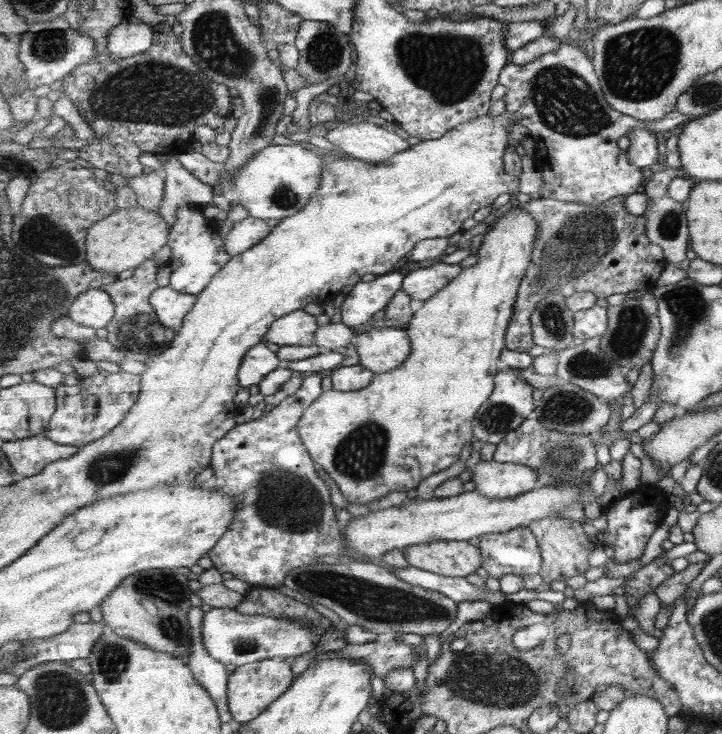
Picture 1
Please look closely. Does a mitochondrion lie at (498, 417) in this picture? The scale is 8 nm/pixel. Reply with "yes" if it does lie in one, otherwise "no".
yes

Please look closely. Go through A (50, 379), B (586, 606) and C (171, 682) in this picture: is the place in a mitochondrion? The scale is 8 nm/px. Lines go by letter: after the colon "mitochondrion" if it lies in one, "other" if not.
A: other
B: other
C: other

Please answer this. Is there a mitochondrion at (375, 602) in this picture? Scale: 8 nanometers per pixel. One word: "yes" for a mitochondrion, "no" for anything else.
yes

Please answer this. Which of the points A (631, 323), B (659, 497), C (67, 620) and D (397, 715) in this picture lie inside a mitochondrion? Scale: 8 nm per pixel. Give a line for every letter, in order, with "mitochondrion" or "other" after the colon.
A: mitochondrion
B: other
C: other
D: other

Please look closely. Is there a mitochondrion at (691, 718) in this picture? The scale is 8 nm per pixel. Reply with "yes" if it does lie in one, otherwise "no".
no

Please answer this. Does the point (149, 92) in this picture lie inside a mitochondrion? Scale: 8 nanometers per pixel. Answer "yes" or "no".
yes

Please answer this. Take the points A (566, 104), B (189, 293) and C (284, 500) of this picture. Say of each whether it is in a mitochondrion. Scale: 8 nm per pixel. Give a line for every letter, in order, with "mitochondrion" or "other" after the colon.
A: mitochondrion
B: other
C: mitochondrion

